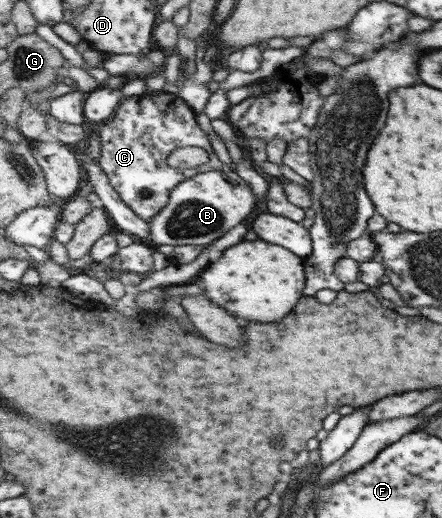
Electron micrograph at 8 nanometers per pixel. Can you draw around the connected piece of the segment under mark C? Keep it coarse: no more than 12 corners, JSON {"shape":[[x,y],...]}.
{"shape":[[166,90],[124,99],[102,127],[99,165],[140,218],[202,170],[173,167],[206,149],[196,114]]}

